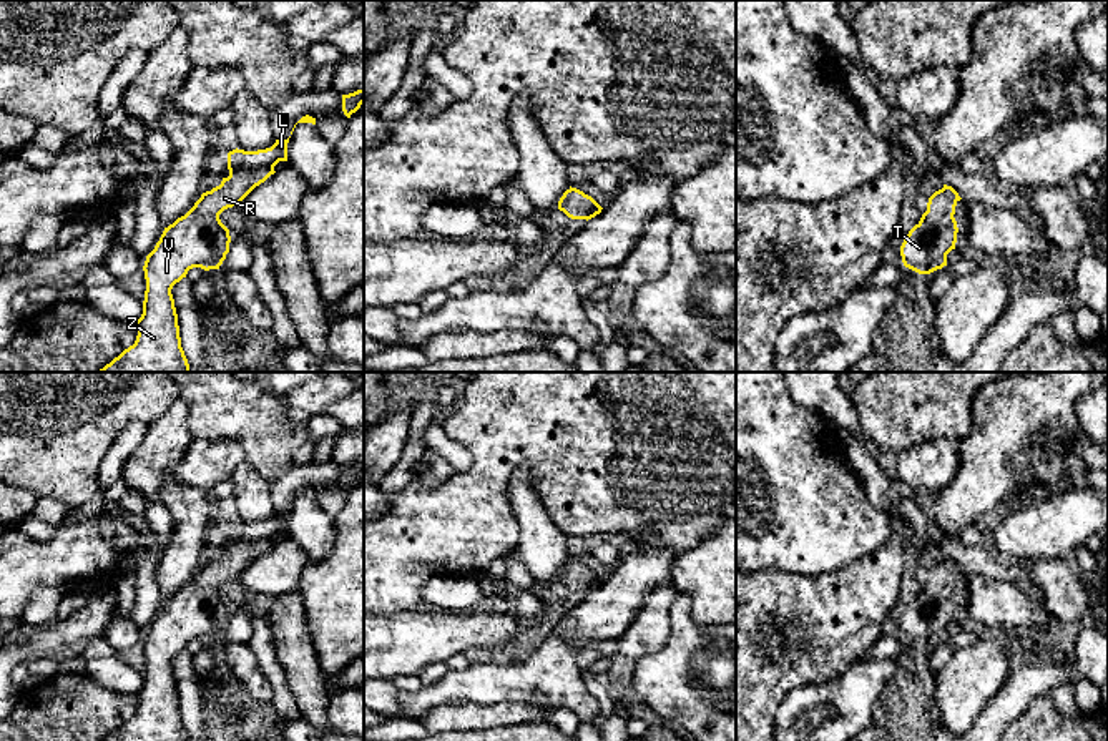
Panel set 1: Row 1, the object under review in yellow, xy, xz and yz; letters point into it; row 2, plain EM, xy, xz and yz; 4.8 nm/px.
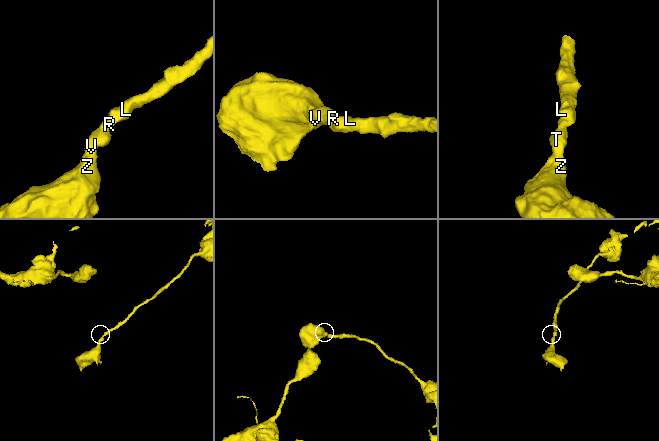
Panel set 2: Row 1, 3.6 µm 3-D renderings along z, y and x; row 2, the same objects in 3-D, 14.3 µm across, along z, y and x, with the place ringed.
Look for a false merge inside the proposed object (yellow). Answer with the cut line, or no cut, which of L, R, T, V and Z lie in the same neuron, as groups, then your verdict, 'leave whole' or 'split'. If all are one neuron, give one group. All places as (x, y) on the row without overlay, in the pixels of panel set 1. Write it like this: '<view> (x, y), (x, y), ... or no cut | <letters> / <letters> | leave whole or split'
no cut | L R T V Z | leave whole

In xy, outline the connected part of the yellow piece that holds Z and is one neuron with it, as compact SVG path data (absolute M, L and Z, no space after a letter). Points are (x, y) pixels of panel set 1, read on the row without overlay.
M289 510L276 512L266 522L229 523L229 548L203 565L184 588L164 600L143 638L146 663L143 686L135 694L136 713L103 741L189 741L171 661L193 640L219 641L231 615L229 601L219 586L239 577L274 547L279 533L287 533L287 515Z

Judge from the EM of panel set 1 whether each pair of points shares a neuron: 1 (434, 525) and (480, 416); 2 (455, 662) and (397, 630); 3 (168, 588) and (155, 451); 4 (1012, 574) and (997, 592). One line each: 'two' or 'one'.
1: one
2: two
3: one
4: two

